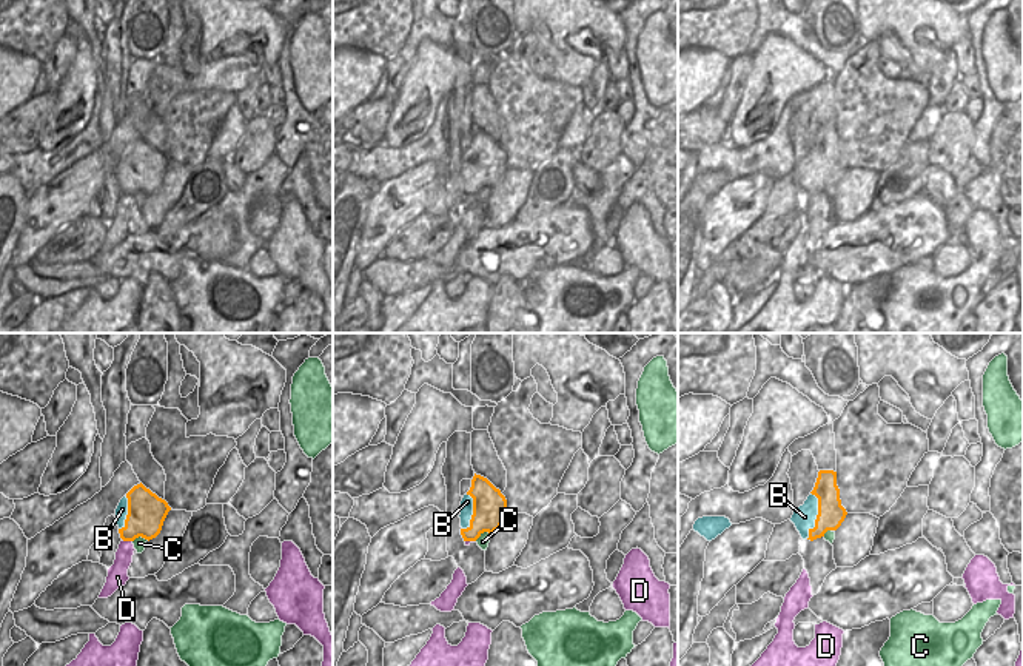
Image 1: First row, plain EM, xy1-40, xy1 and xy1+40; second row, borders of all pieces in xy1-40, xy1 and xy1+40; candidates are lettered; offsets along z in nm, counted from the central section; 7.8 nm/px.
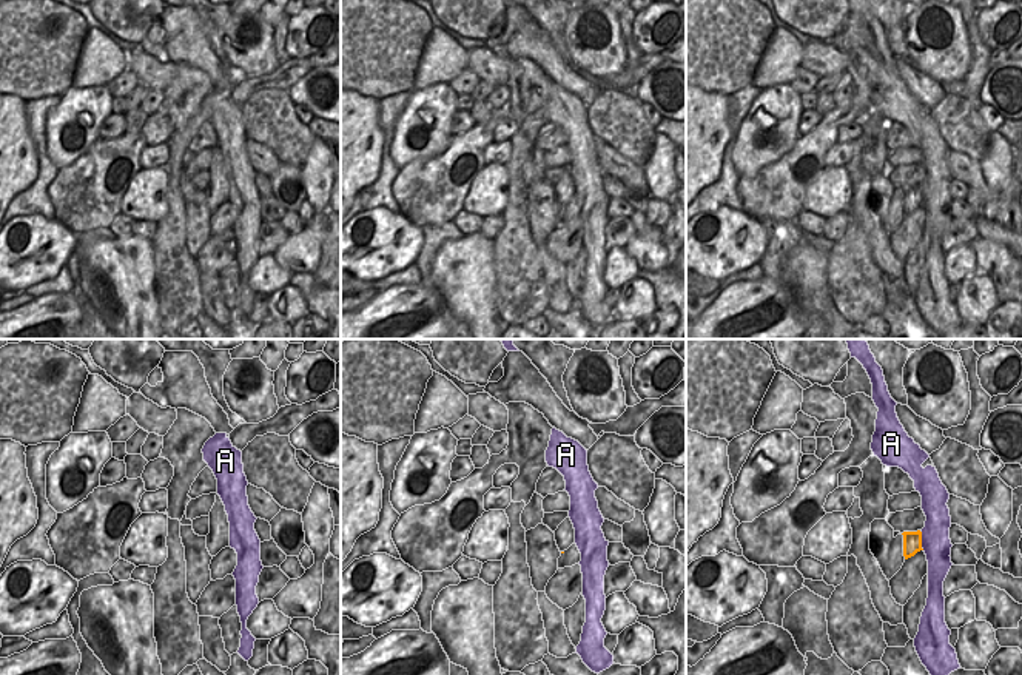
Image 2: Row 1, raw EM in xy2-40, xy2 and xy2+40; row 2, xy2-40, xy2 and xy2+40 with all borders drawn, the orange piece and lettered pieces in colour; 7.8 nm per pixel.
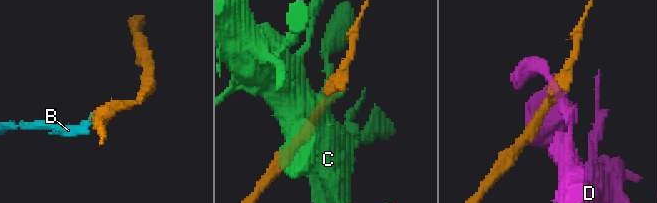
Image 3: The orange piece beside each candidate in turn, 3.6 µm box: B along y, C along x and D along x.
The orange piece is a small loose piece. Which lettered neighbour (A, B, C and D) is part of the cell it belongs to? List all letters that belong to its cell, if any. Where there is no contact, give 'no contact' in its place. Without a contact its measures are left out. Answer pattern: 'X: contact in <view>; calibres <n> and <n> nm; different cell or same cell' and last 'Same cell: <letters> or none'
A: contact in xy2+40; calibres 140 and 220 nm; different cell
B: contact in xy1+40; calibres 220 and 170 nm; different cell
C: contact in xy1-40; calibres 300 and 100 nm; different cell
D: contact in xy1-40; calibres 300 and 140 nm; different cell
Same cell: none

